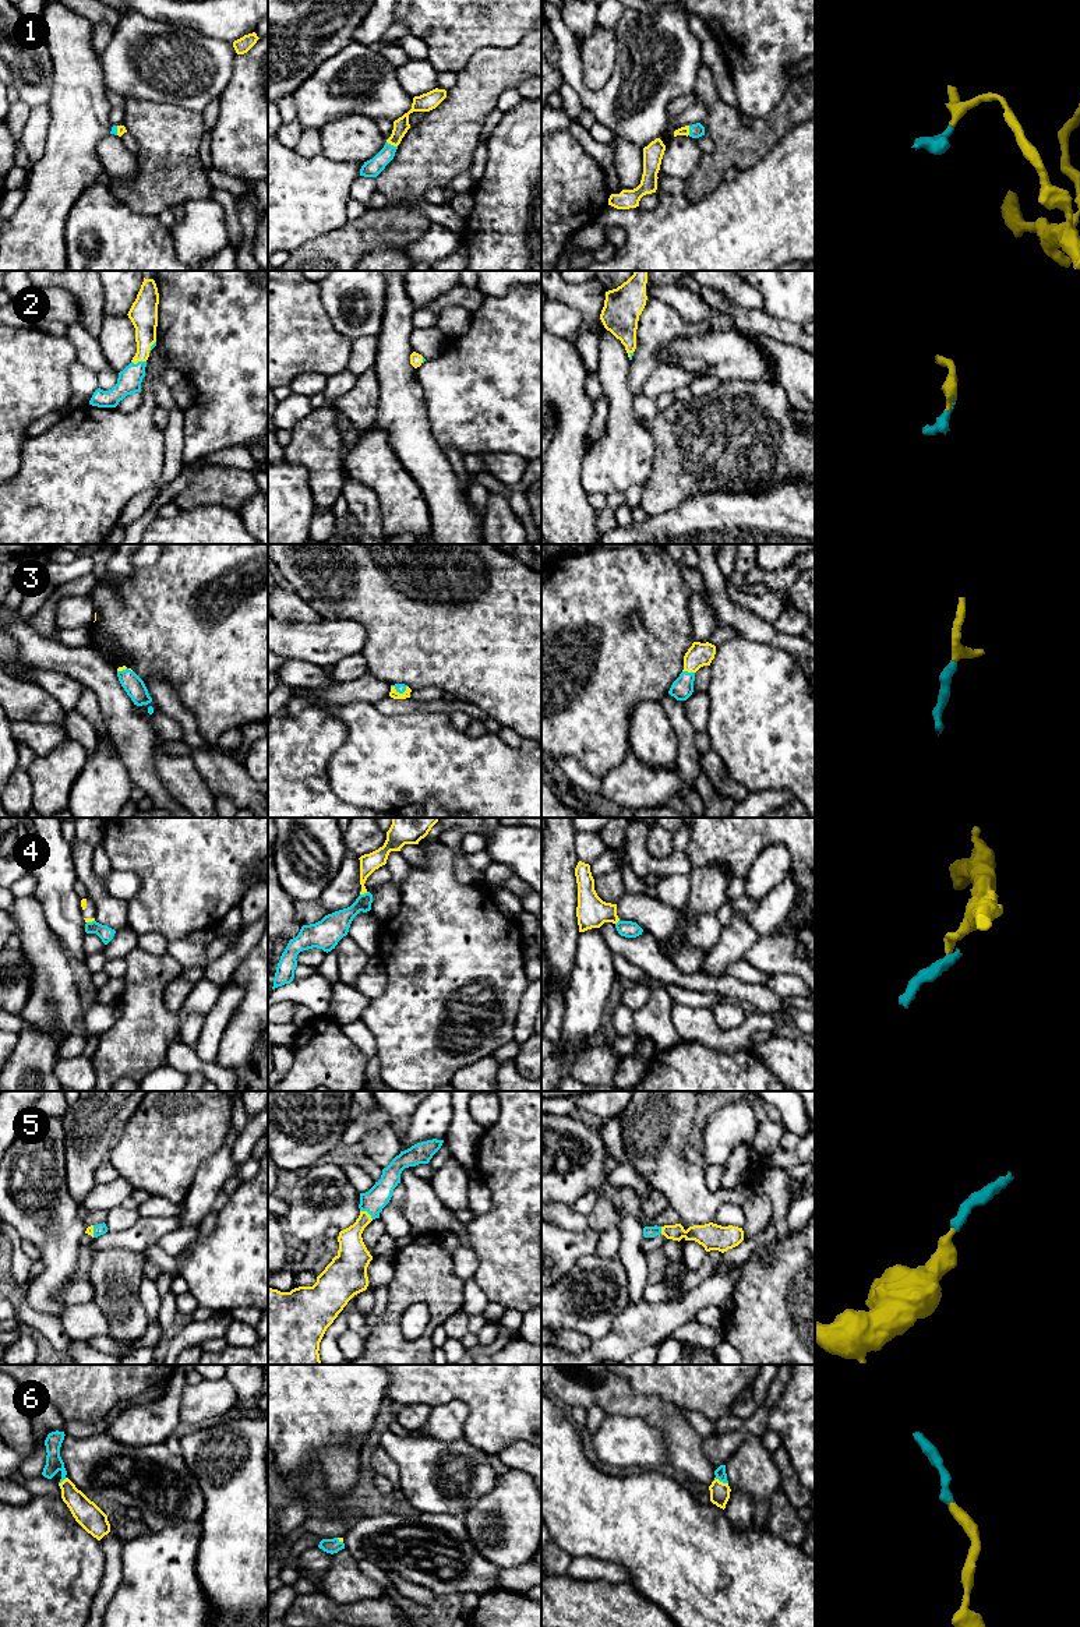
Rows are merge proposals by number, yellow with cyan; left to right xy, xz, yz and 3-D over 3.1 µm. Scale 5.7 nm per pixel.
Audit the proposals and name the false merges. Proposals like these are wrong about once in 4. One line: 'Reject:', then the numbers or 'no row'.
Reject: 4

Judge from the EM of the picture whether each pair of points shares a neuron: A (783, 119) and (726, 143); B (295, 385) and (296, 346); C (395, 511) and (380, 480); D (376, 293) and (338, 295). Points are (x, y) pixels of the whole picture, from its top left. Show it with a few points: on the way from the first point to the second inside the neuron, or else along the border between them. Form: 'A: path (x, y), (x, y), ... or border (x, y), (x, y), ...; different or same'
A: path (769, 130), (755, 143), (740, 143); same
B: border (327, 376), (306, 373), (296, 376), (288, 384); different
C: path (395, 504), (395, 496), (387, 487); same
D: path (366, 293), (348, 295); same

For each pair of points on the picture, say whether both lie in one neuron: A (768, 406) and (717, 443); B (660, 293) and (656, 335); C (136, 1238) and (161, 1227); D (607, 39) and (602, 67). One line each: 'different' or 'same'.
A: same
B: different
C: same
D: same

